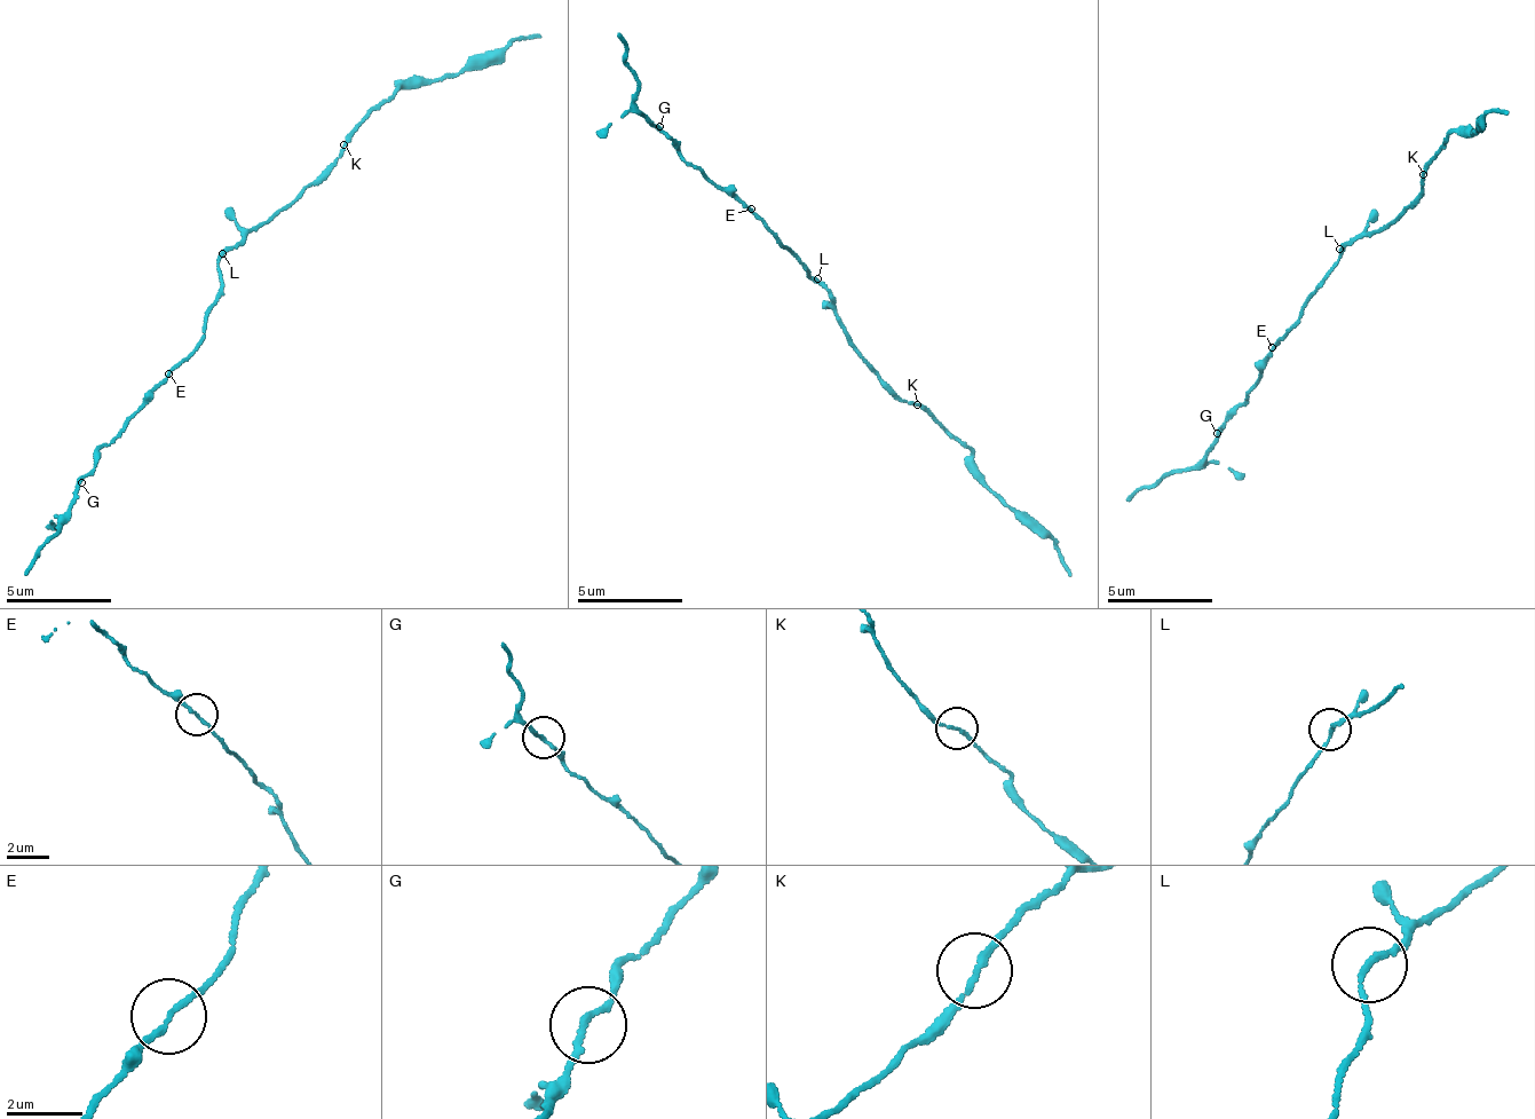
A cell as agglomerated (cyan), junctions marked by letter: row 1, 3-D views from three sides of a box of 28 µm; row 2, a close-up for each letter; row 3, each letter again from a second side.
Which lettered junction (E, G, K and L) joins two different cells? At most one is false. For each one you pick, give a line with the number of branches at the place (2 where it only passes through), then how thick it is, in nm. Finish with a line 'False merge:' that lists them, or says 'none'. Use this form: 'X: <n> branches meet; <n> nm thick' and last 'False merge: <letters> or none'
False merge: none

